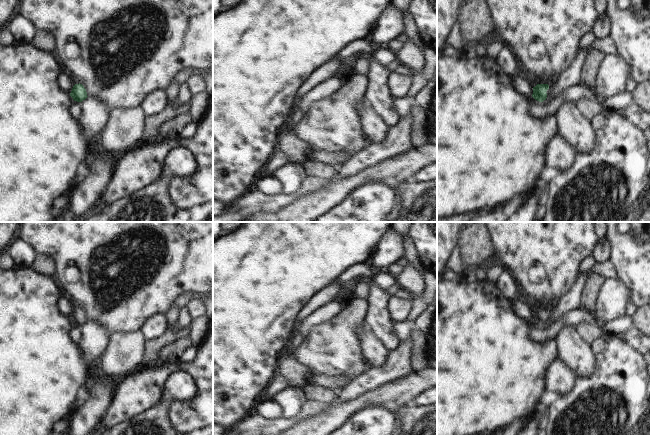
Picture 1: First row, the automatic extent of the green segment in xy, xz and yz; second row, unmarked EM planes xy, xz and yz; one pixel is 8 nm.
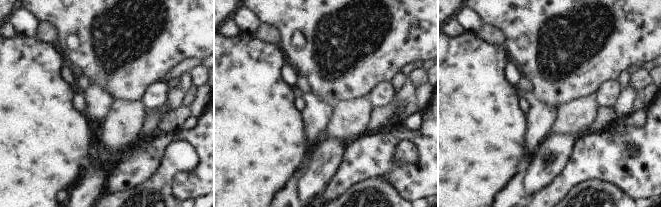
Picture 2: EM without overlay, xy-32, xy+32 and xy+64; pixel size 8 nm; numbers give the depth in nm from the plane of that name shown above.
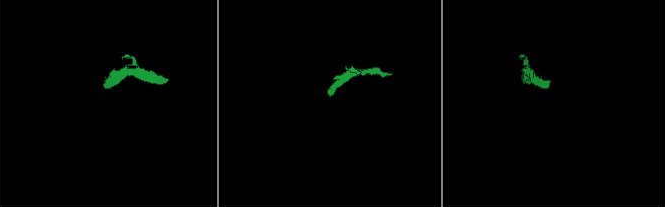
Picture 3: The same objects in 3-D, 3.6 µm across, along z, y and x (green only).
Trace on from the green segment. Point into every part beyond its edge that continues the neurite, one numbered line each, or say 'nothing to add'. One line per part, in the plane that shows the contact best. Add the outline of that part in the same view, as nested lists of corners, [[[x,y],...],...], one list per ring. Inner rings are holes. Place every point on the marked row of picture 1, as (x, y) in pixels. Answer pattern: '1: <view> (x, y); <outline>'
nothing to add

